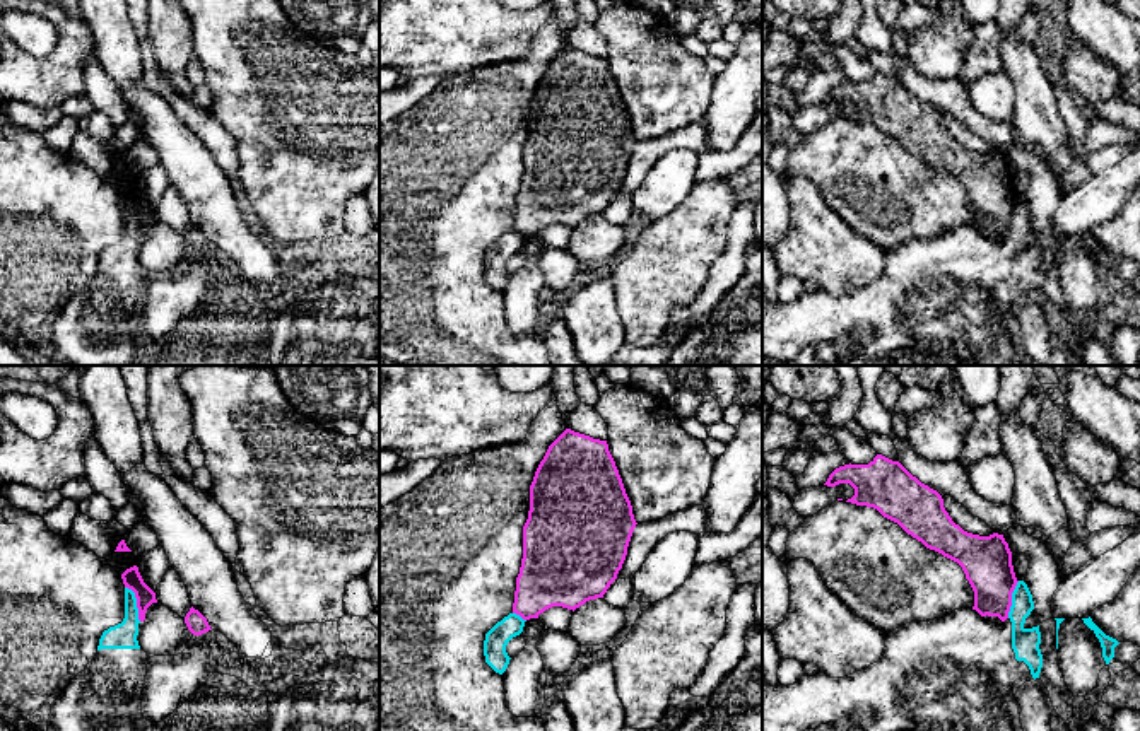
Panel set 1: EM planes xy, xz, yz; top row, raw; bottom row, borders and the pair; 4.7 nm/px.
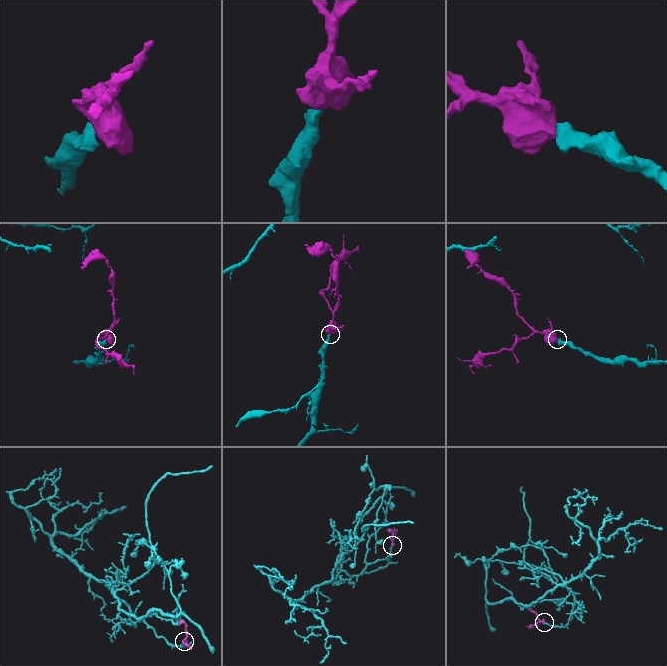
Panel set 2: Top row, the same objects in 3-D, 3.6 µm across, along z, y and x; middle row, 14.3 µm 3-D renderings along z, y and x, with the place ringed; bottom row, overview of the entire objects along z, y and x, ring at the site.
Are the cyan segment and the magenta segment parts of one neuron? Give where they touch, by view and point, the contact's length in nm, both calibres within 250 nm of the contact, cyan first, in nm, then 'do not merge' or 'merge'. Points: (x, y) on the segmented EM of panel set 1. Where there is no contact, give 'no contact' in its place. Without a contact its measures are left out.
contact xy (135, 603); length 180 nm; calibres 130 and 90 nm; do not merge

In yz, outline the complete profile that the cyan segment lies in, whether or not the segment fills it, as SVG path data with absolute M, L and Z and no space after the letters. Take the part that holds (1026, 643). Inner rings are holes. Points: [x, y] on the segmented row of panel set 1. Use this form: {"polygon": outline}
{"polygon": "M1024 581L1012 593L1008 618L998 625L973 608L906 623L885 637L880 659L844 678L803 675L788 687L762 688L762 731L805 731L829 724L837 731L1024 731L1017 690L1039 678L1039 625L1025 629L1034 610Z"}

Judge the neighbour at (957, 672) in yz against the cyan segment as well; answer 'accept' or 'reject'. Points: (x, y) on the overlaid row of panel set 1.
accept

